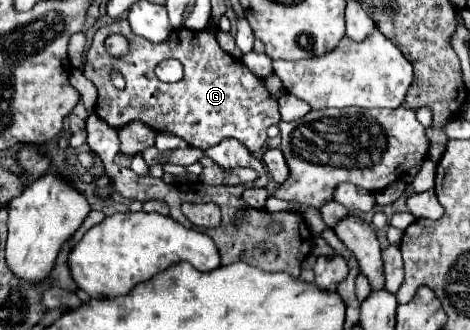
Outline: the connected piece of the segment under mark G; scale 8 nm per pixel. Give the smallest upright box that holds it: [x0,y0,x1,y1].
[82,19,280,153]

